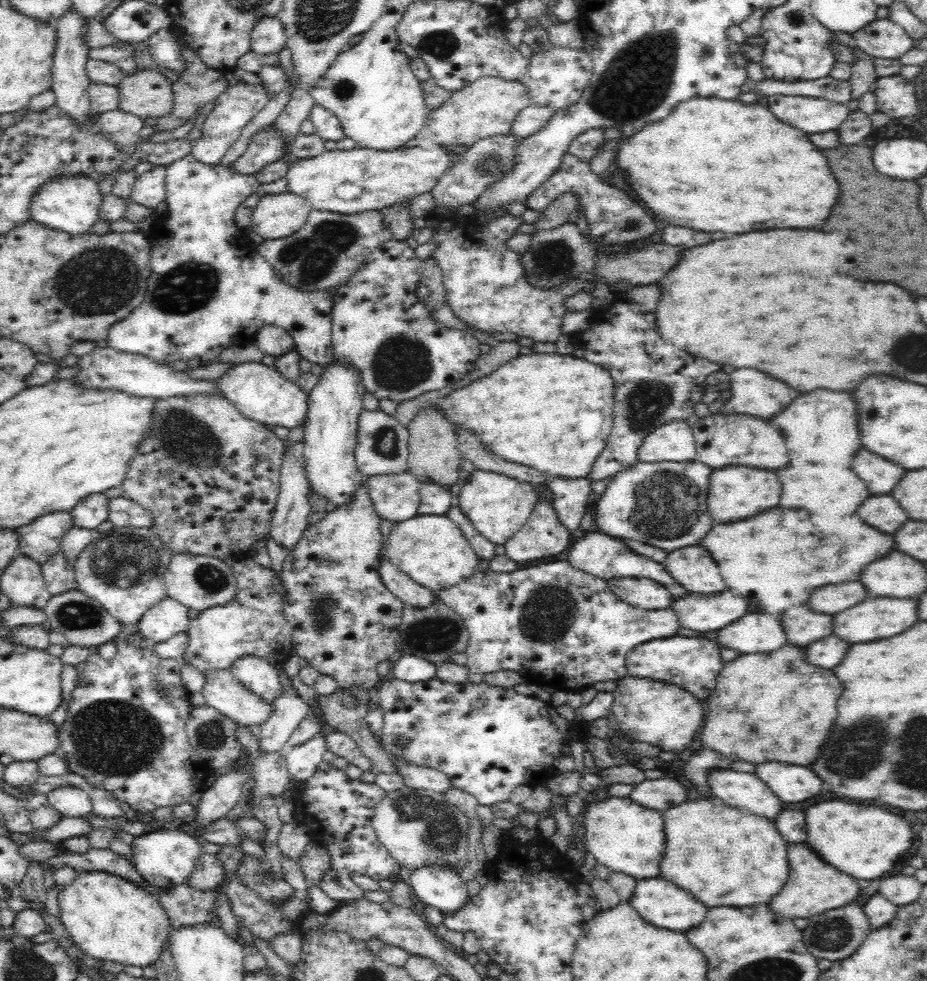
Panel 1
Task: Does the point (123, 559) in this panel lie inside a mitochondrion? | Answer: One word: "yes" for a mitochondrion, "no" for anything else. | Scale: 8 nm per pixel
yes

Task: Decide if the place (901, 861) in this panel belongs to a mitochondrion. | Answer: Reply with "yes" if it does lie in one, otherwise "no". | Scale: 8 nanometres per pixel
no

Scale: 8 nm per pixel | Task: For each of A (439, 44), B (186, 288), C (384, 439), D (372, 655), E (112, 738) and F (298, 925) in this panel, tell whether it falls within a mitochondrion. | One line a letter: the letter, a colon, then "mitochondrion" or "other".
A: mitochondrion
B: mitochondrion
C: mitochondrion
D: other
E: mitochondrion
F: other

